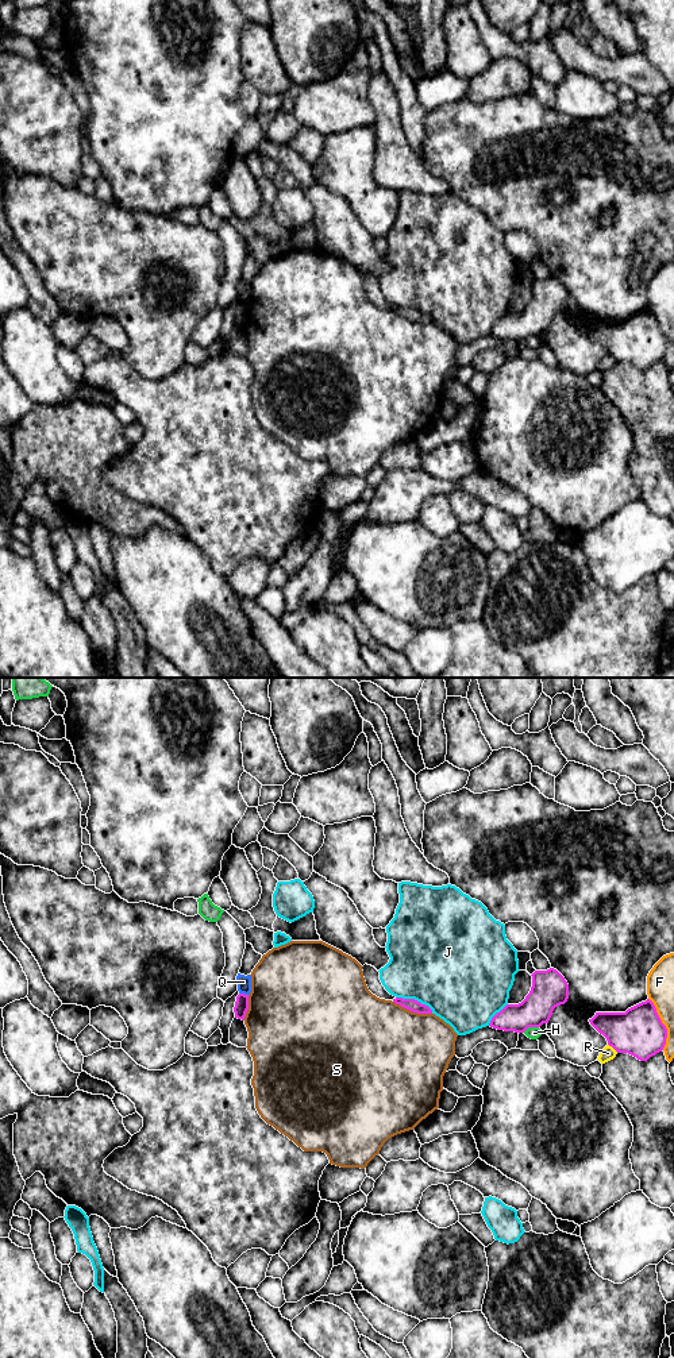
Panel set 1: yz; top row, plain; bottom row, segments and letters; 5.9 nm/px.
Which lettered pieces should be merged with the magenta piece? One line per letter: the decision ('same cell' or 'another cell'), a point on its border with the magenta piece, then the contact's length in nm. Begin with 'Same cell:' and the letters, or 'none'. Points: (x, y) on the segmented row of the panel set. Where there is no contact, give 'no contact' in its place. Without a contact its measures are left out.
Same cell: none
F: another cell; contact yz (662, 1023); length 320 nm
H: another cell; contact yz (530, 1026); length 100 nm
J: another cell; contact yz (413, 999); length 240 nm
Q: another cell; contact yz (243, 994); length 60 nm
R: another cell; contact yz (613, 1048); length 80 nm
S: another cell; contact yz (412, 1011); length 240 nm

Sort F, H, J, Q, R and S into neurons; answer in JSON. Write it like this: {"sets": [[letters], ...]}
{"sets": [["F"], ["H"], ["J"], ["Q"], ["R"], ["S"]]}

